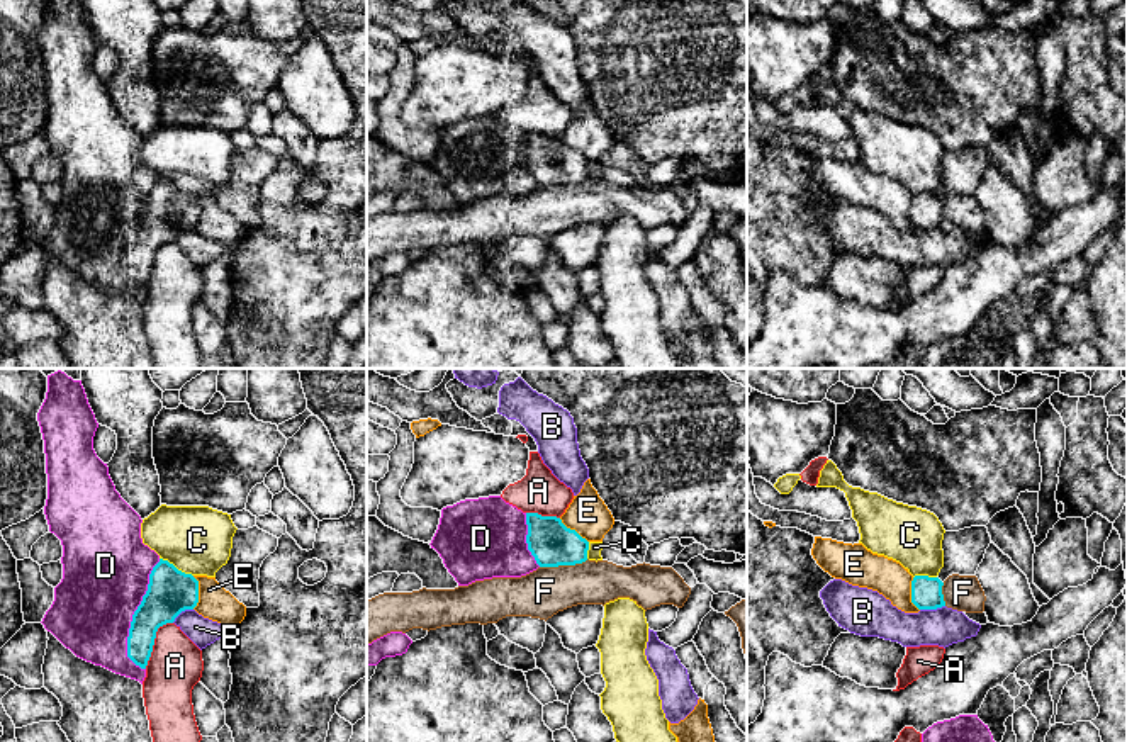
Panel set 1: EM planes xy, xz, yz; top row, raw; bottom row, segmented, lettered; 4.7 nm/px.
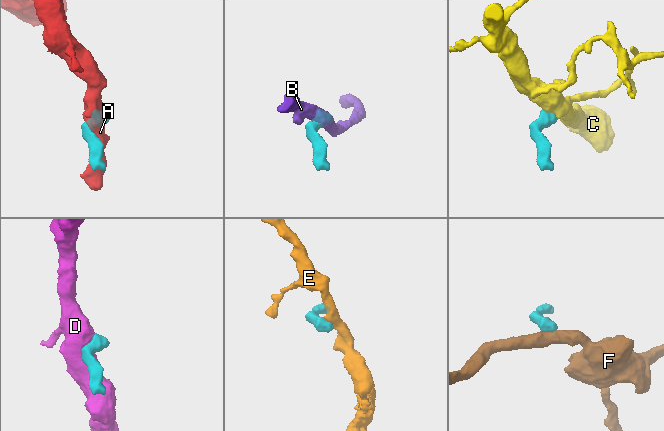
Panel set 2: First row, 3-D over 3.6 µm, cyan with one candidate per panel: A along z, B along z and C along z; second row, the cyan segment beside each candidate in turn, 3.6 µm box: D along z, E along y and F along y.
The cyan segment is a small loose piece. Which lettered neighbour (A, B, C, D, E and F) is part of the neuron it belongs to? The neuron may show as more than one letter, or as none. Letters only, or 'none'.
none

